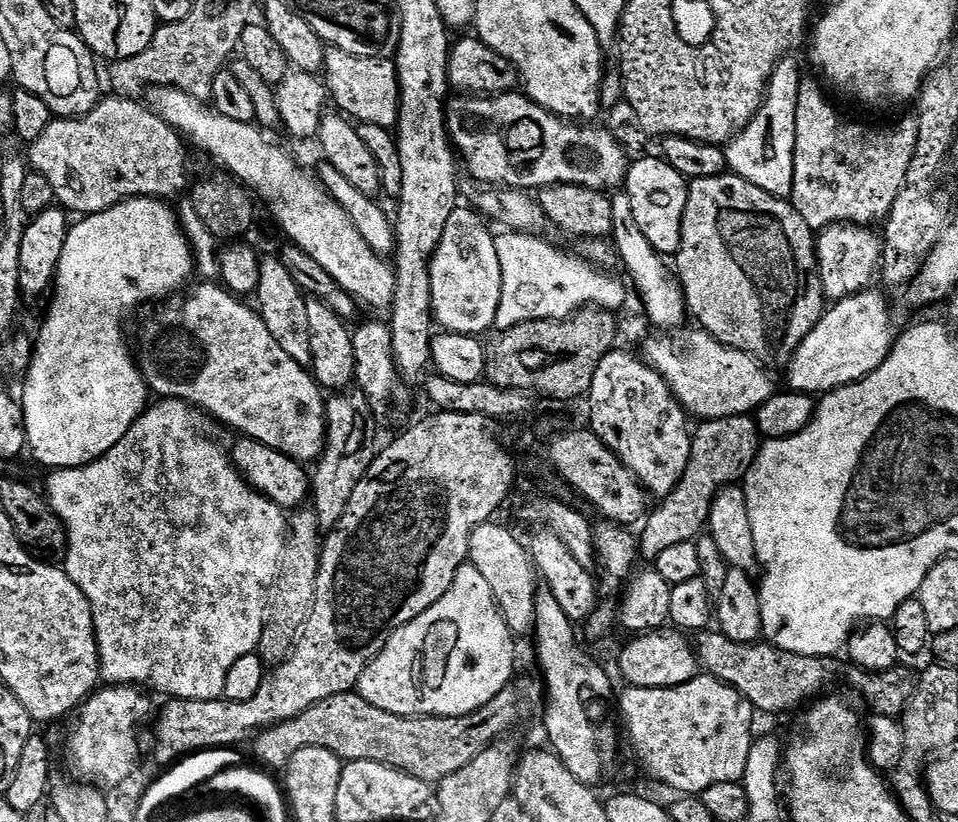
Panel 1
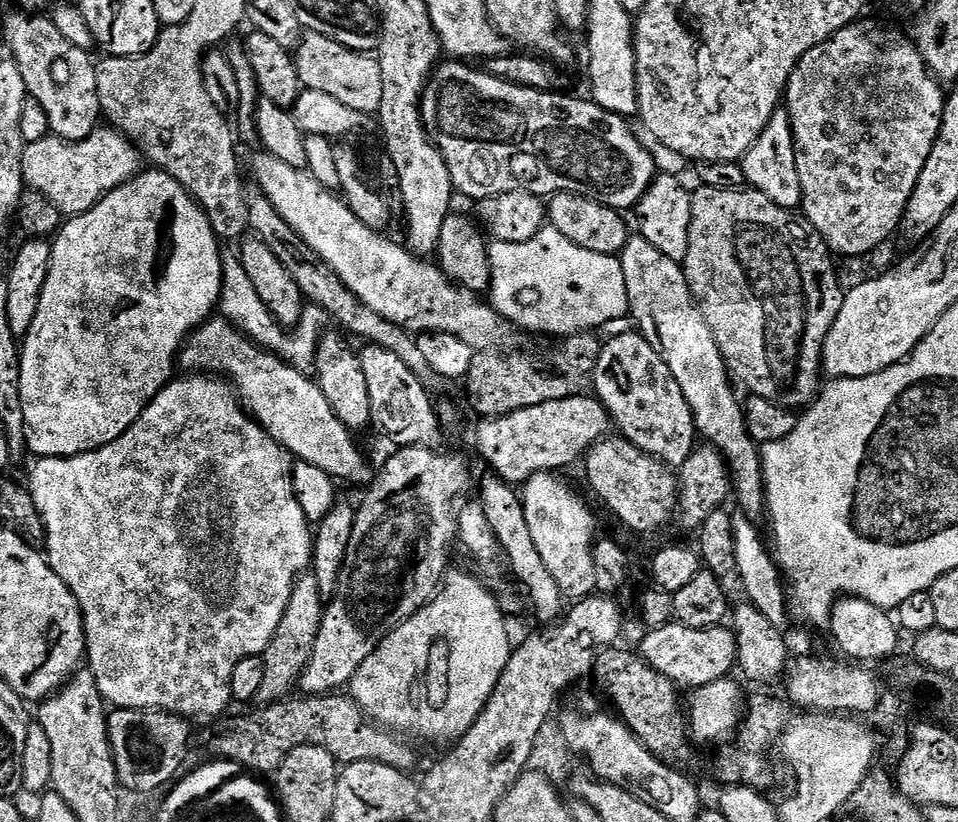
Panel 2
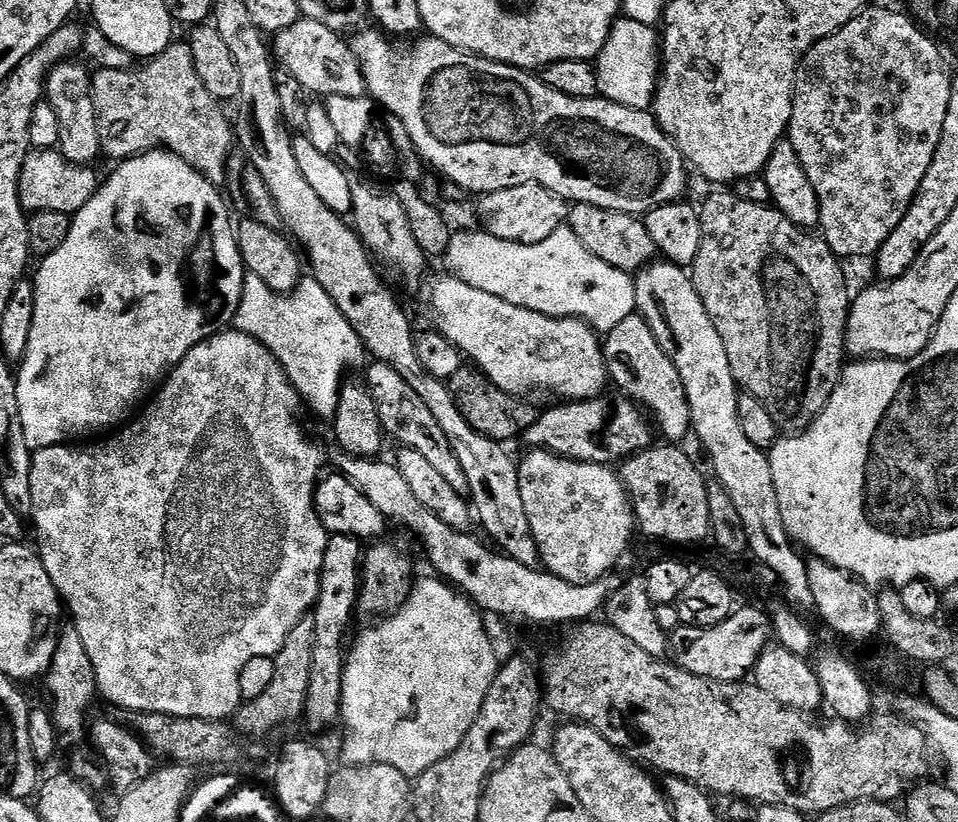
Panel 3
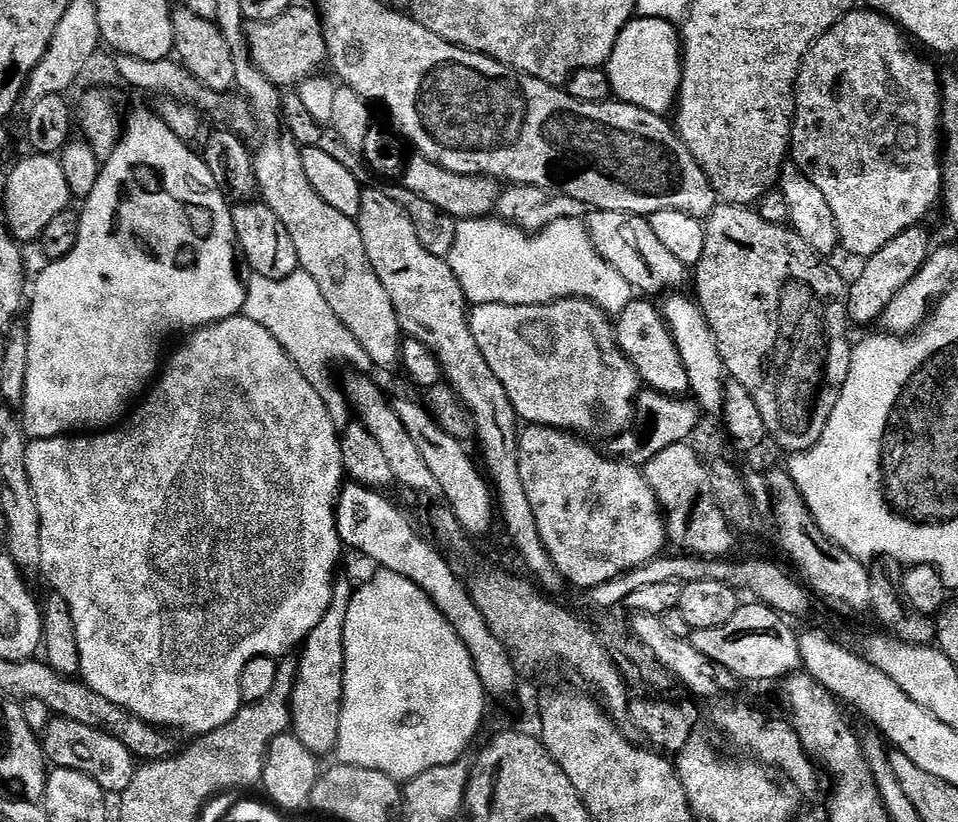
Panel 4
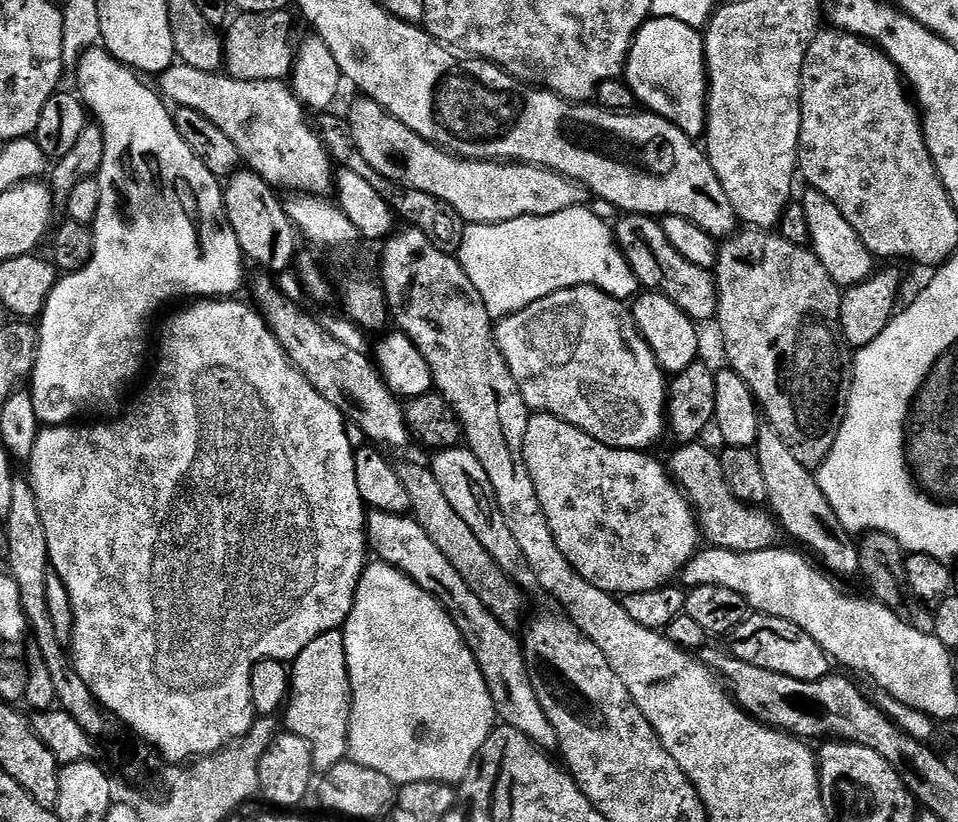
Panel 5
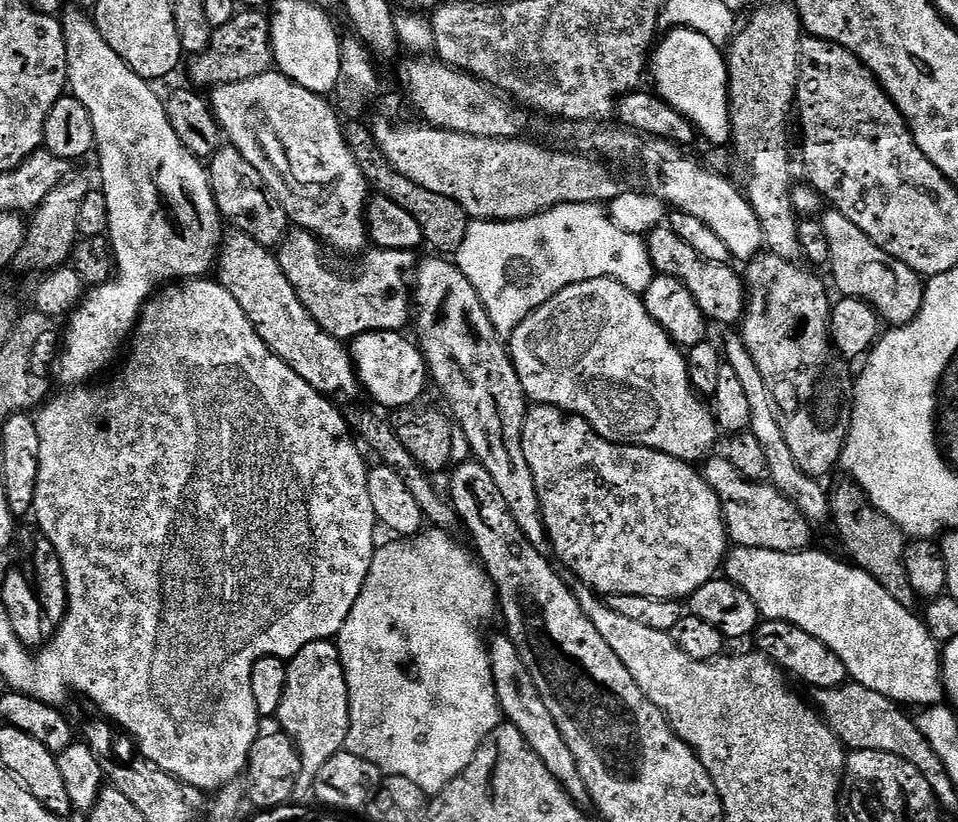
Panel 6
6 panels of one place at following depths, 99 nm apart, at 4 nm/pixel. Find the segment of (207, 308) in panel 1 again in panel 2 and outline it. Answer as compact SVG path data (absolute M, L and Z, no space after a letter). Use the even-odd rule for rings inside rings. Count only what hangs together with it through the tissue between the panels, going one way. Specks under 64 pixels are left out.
M223 318L205 320L184 341L178 364L188 374L227 374L251 415L299 463L326 470L326 474L336 482L345 480L348 484L361 486L372 483L374 468L364 461L359 446L352 441L355 440L353 433L338 422L338 414L330 410L330 402L326 402L326 394L322 394L315 379L292 368L275 353L265 351L231 321Z

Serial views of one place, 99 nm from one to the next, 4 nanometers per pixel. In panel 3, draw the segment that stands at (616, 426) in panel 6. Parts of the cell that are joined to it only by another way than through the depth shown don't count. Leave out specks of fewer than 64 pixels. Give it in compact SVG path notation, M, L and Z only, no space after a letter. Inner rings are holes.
M443 275L433 282L428 292L435 331L444 335L467 359L469 356L473 360L469 361L502 391L517 398L531 397L531 392L549 392L560 402L592 400L605 391L604 384L607 385L609 379L604 368L602 340L596 329L584 320L575 320L573 316L557 318L538 314L502 298L494 298L494 294L486 294L486 290L474 290L474 286L462 282L457 276Z

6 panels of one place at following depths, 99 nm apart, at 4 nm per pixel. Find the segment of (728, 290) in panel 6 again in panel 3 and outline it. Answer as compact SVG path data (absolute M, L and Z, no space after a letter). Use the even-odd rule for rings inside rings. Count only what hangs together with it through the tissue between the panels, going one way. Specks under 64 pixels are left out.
M572 204L568 210L566 227L576 235L578 242L582 242L582 246L586 246L586 250L590 250L590 254L594 254L594 258L602 258L602 262L623 272L635 274L657 259L656 247L643 219L631 212L602 210L589 204Z

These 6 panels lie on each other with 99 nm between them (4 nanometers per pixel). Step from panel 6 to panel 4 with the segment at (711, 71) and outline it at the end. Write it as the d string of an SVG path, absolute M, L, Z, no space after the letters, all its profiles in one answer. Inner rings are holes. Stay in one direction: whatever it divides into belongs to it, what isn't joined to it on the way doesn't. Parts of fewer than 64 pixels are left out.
M640 16L630 21L618 34L606 71L613 97L621 104L633 104L655 116L667 117L680 98L680 83L684 73L682 36L670 20Z

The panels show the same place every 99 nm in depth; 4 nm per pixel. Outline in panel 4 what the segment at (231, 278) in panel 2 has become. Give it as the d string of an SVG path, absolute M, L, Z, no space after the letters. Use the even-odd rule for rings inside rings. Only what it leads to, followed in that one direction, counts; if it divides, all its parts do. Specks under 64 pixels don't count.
M297 269L289 278L270 279L253 273L247 279L247 300L243 315L250 318L273 334L274 338L287 351L289 358L298 366L300 373L318 391L318 396L327 406L327 413L334 423L338 434L351 424L353 412L348 405L343 389L332 378L331 368L338 364L355 371L370 374L375 371L375 364L370 354L359 345L357 338L343 326L330 304L322 295L318 282L306 271Z

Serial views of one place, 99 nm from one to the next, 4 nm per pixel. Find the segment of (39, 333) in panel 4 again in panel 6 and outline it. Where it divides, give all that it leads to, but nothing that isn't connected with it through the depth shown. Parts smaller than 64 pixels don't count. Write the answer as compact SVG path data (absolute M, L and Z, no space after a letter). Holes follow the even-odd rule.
M75 10L65 11L62 16L64 25L64 41L66 42L66 66L68 67L68 88L71 95L78 98L78 102L82 102L82 106L86 106L86 110L90 110L90 122L94 122L94 134L96 135L95 151L100 152L100 180L104 183L102 187L102 195L106 202L106 210L108 211L108 226L106 235L109 244L112 246L112 254L114 257L114 279L111 282L95 285L80 301L78 307L71 313L72 321L68 324L68 333L65 331L62 336L62 351L58 356L58 376L60 372L60 380L64 386L84 386L92 380L116 355L120 352L120 347L129 343L130 337L135 333L136 325L139 321L140 314L144 310L145 304L152 299L154 293L161 286L167 286L173 282L183 282L185 280L195 280L204 278L213 271L214 265L218 260L220 251L220 241L222 239L222 231L220 232L220 224L222 225L222 217L216 199L212 193L212 187L208 181L208 169L194 154L190 154L190 150L186 150L186 146L182 146L182 142L178 142L178 134L174 134L174 126L170 126L170 118L164 109L164 100L155 92L153 85L149 81L143 80L138 74L134 74L134 70L130 70L130 66L126 66L126 62L122 62L122 58L118 58L118 54L114 54L114 50L110 50L110 42L106 42L106 38L102 38L102 34L98 30L95 19L91 15L85 14L83 11ZM100 315L104 315L104 321L101 324L92 324L92 320L96 320Z

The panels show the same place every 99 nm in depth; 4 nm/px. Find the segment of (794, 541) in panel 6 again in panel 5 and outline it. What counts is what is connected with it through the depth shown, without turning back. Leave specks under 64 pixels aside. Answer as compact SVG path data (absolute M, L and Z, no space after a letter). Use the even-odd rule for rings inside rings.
M693 442L691 444L680 444L677 452L672 457L667 457L666 467L672 473L672 479L680 491L688 497L693 508L696 509L696 518L700 522L700 531L703 539L707 541L713 548L721 548L722 550L734 550L735 552L757 552L758 550L766 550L767 548L777 547L781 543L782 529L776 523L776 517L771 511L765 510L760 506L744 504L730 490L730 486L726 482L726 474L722 472L722 462L719 455L704 445L704 442Z

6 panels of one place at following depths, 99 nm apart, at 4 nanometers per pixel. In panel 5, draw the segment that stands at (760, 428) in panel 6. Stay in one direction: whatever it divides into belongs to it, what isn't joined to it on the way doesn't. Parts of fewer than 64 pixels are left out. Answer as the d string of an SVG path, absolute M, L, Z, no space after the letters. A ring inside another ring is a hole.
M771 426L761 427L754 451L758 464L762 466L762 475L766 477L767 507L776 517L776 523L787 535L789 532L798 543L805 544L809 548L807 551L833 577L855 577L860 571L860 550L857 541L853 533L847 532L842 522L838 522L838 514L834 514L834 506L826 502L813 469L802 466L802 462L794 458L790 446L782 442L782 434L778 434L778 430Z

